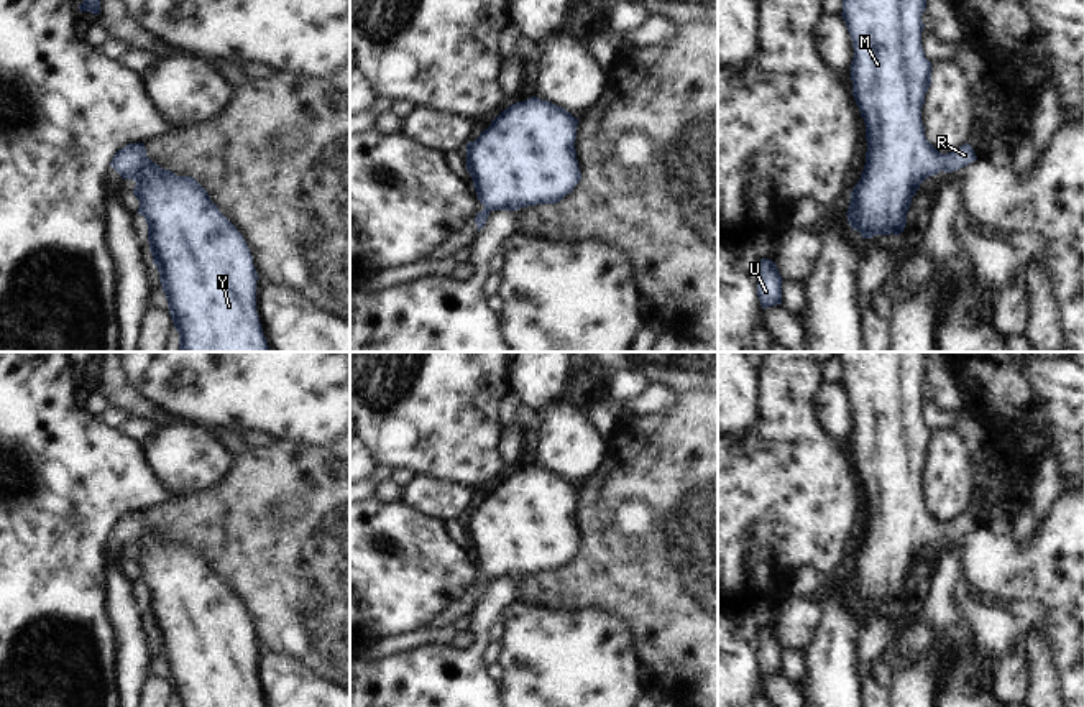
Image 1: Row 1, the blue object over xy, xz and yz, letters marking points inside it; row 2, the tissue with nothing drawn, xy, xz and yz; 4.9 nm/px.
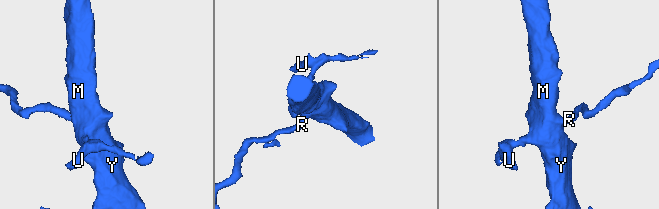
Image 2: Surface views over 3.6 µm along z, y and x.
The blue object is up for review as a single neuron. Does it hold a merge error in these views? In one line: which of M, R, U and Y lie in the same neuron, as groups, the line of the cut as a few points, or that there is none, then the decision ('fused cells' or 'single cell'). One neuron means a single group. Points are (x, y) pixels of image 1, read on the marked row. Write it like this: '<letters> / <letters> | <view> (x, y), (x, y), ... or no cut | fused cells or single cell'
M R U Y | no cut | single cell

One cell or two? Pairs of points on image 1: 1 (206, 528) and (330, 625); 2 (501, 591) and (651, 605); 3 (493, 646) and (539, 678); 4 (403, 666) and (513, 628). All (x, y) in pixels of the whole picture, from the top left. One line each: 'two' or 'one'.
1: one
2: two
3: two
4: two

